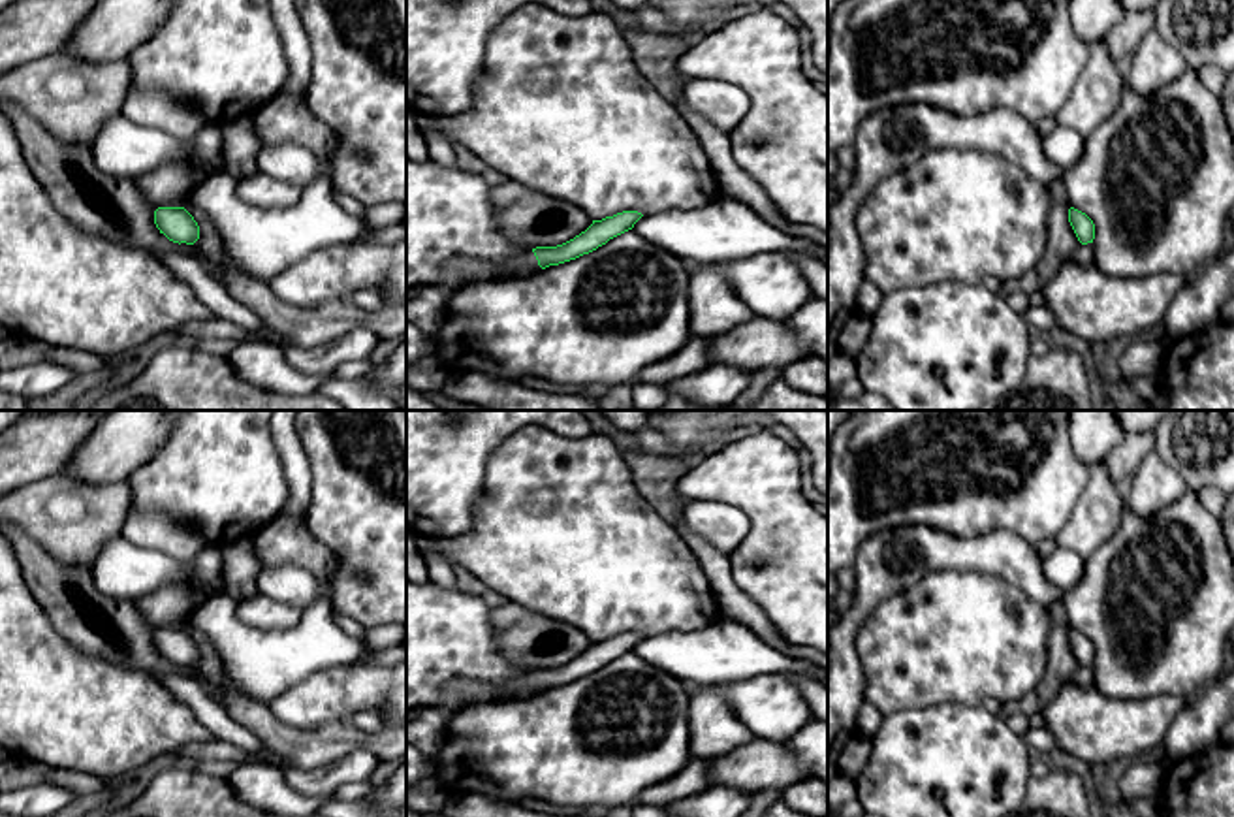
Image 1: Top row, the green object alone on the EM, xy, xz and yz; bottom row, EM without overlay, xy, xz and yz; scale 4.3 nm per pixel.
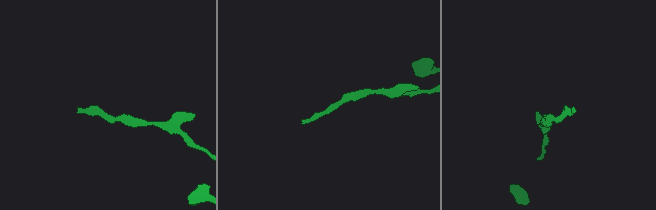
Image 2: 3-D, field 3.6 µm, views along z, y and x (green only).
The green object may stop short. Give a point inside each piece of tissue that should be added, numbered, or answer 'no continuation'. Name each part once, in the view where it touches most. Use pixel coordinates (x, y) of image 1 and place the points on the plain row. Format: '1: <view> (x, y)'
1: xz (456, 693)

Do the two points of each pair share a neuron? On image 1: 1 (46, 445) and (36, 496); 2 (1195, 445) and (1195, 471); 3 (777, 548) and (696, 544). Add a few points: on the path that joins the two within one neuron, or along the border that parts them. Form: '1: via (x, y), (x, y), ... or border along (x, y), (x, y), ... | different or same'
1: border along (59, 473), (31, 480), (19, 488) | different
2: via (1195, 450), (1195, 465) | same
3: border along (727, 556), (732, 567), (732, 580), (747, 595) | different

